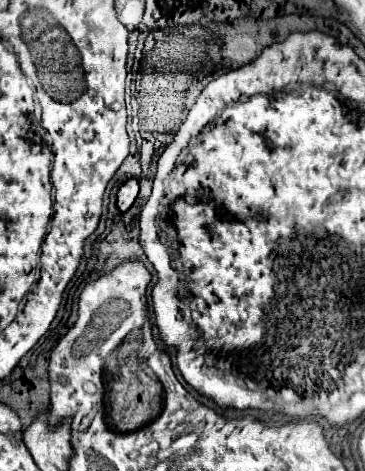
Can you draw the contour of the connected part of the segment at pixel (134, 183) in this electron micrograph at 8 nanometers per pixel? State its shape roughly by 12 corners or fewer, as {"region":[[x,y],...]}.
{"region":[[138,178],[118,190],[118,208],[126,212],[138,196]]}

